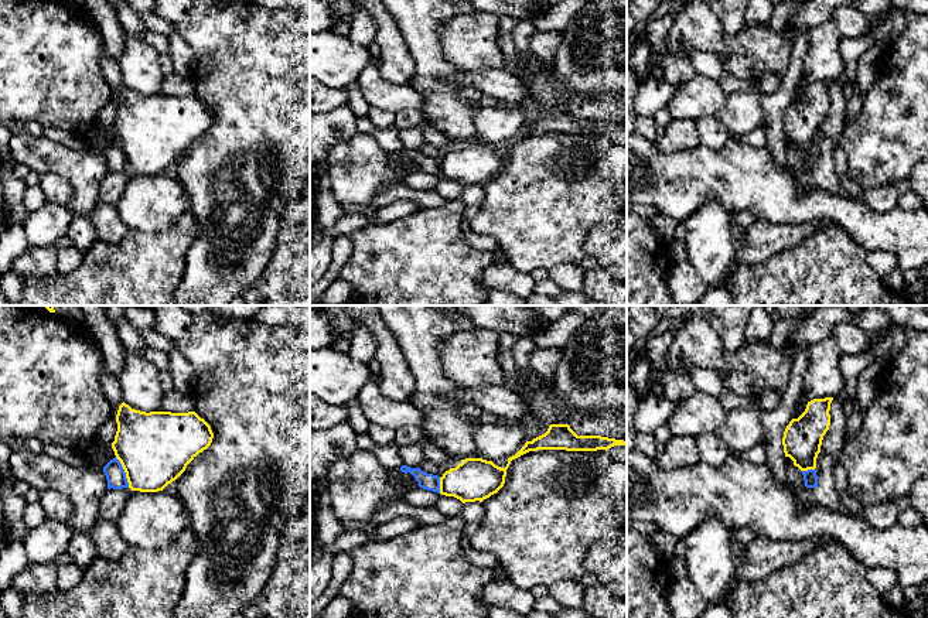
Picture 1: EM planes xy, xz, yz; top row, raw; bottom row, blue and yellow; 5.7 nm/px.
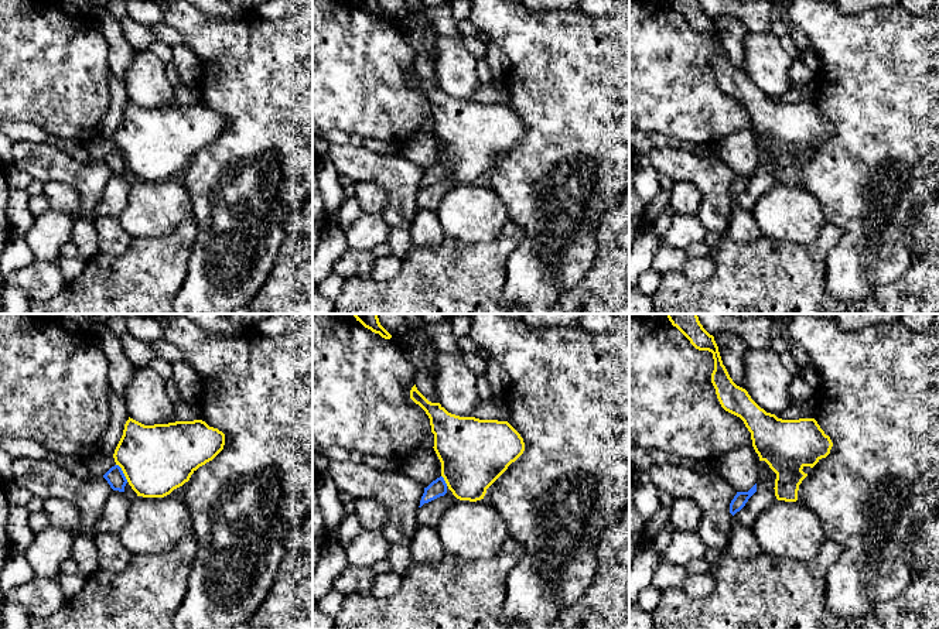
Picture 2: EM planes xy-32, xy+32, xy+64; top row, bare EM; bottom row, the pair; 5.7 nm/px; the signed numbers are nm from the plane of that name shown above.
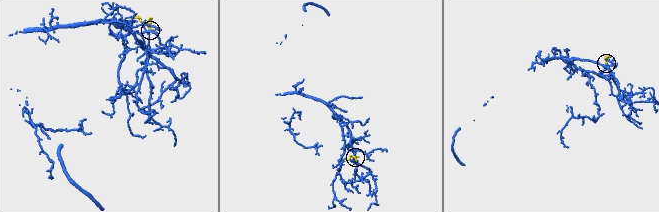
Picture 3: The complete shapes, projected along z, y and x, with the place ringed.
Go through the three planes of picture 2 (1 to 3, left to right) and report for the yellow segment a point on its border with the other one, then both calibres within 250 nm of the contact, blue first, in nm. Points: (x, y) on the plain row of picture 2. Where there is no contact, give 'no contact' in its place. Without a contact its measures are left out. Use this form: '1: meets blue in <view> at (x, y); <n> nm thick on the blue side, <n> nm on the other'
1: meets blue in xy-32 at (122, 156); 110 nm thick on the blue side, 400 nm on the other
2: meets blue in xy+32 at (444, 164); 100 nm thick on the blue side, 380 nm on the other
3: no contact

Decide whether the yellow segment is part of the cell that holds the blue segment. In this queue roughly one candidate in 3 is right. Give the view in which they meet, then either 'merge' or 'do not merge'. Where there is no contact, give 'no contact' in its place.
contact in xy; do not merge

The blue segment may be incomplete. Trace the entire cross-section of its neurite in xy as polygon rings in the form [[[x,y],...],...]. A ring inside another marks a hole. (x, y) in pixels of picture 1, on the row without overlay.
[[[116,140],[103,150],[103,156],[108,163],[108,173],[122,173],[129,170],[126,156]]]

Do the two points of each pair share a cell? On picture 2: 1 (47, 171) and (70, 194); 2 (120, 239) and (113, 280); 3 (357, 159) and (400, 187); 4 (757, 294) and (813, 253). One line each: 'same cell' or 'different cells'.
1: different cells
2: different cells
3: same cell
4: same cell

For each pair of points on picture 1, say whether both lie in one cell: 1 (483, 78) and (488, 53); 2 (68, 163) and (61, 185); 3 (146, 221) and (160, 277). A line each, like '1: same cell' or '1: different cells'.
1: different cells
2: different cells
3: different cells

